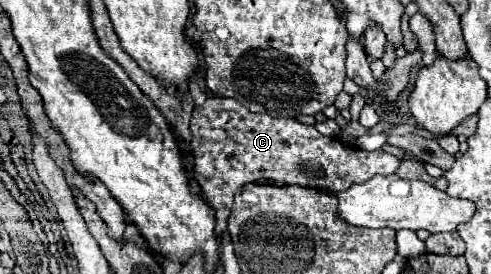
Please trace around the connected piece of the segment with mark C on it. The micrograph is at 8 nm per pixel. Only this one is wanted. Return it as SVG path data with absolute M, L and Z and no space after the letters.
M207 98L203 106L195 106L191 118L191 152L195 158L197 182L205 200L217 212L215 232L227 228L233 196L249 182L299 184L337 194L355 182L365 182L375 174L393 174L401 160L383 150L361 150L343 144L337 136L323 136L315 126L301 124L293 118L273 118L249 112L239 100Z

